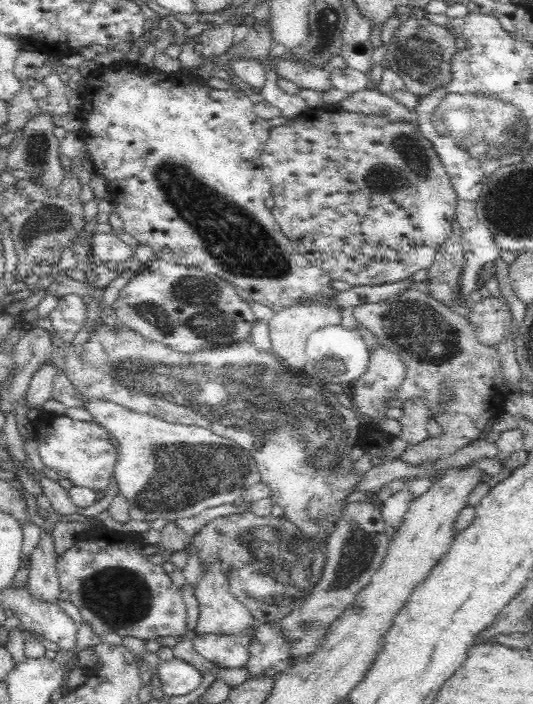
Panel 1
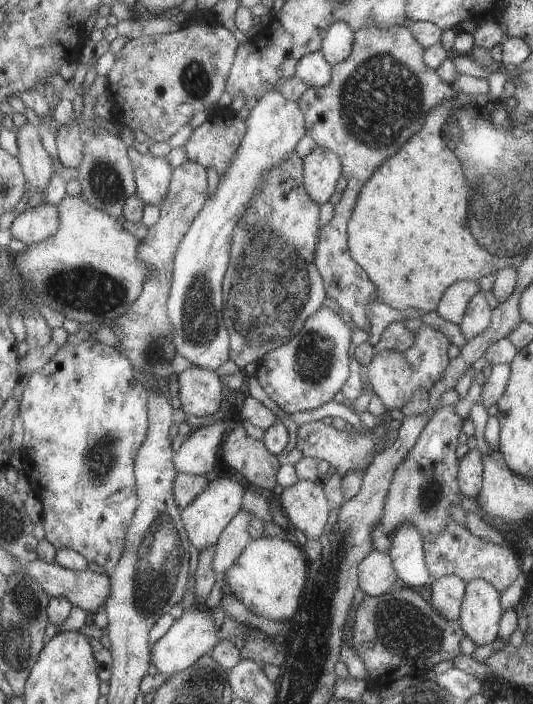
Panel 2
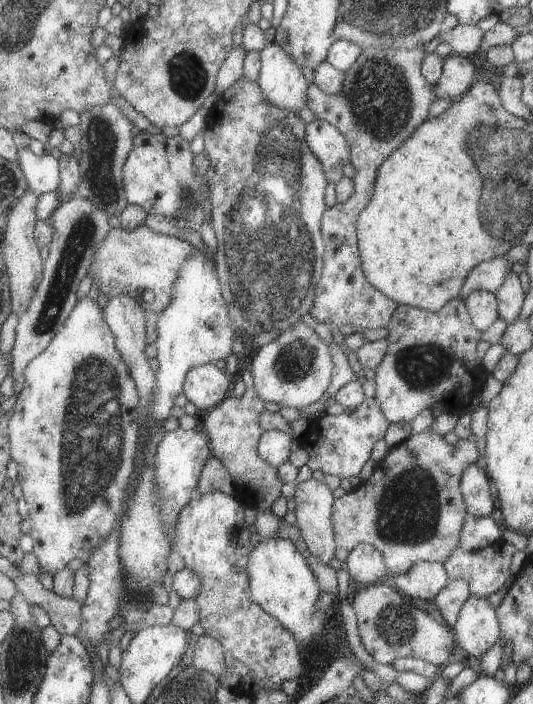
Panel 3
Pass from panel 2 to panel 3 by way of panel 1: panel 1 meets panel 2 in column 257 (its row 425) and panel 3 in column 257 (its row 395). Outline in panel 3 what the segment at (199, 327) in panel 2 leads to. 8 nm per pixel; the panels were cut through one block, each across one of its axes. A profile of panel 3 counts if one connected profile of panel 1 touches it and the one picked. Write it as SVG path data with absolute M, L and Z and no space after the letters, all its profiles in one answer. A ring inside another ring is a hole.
M277 41L268 42L259 51L259 56L261 67L257 84L269 104L289 112L297 112L306 106L305 90L309 84L296 60Z

